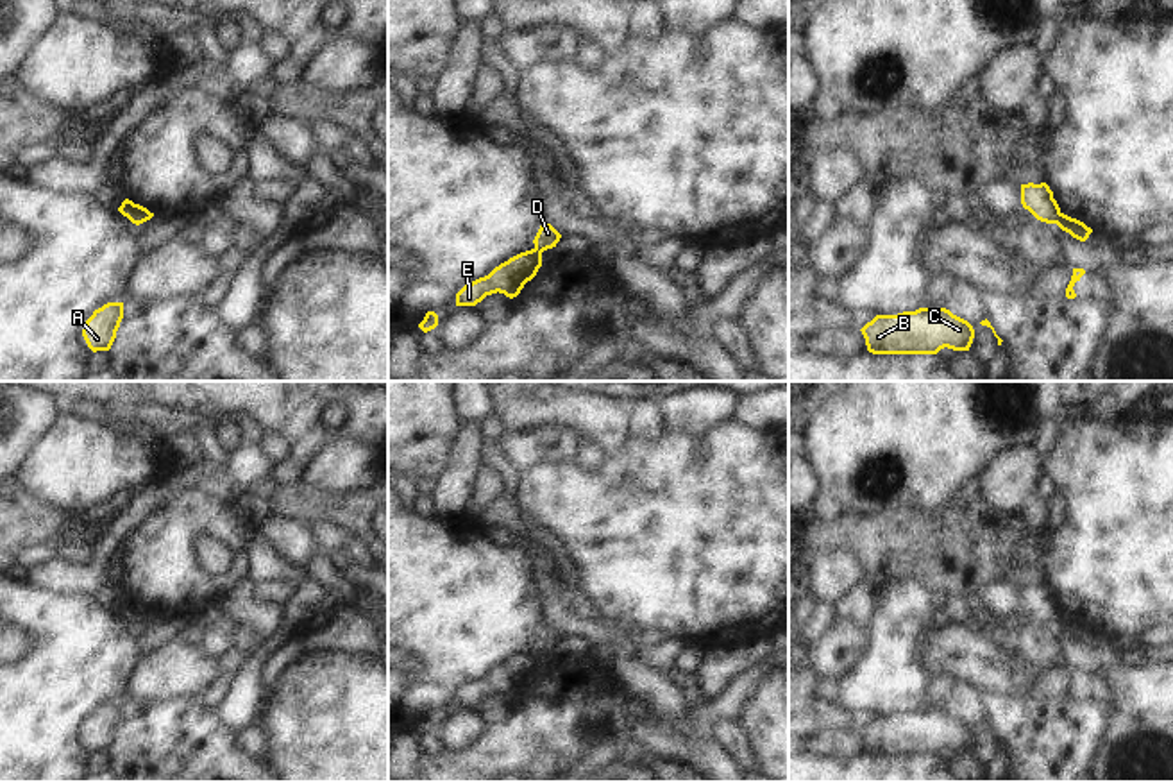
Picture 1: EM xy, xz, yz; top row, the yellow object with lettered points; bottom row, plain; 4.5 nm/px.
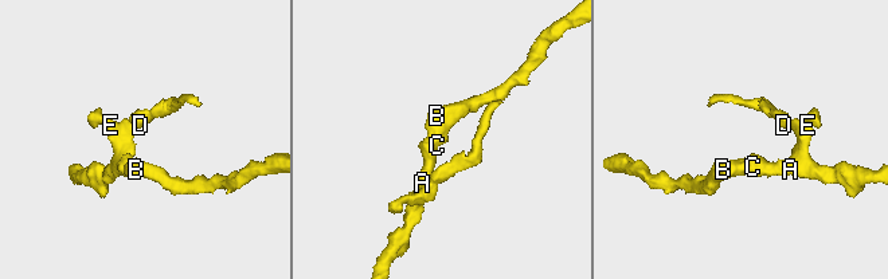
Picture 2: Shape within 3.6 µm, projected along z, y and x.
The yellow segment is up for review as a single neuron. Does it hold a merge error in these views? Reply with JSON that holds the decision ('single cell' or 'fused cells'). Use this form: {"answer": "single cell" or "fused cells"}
{"answer": "fused cells"}

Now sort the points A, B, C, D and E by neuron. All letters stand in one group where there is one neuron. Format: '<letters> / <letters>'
A B C E / D

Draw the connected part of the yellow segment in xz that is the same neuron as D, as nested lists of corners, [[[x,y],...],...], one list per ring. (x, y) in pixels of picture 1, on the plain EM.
[[[544,623],[533,641],[535,650],[538,650],[540,653],[556,648],[556,644],[560,642],[561,635],[547,623]]]

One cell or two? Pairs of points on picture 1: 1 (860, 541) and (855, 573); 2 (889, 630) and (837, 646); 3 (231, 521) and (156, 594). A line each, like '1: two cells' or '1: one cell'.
1: two cells
2: two cells
3: one cell

